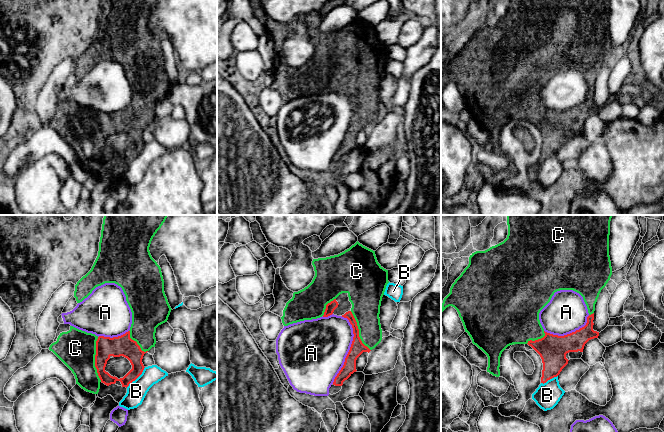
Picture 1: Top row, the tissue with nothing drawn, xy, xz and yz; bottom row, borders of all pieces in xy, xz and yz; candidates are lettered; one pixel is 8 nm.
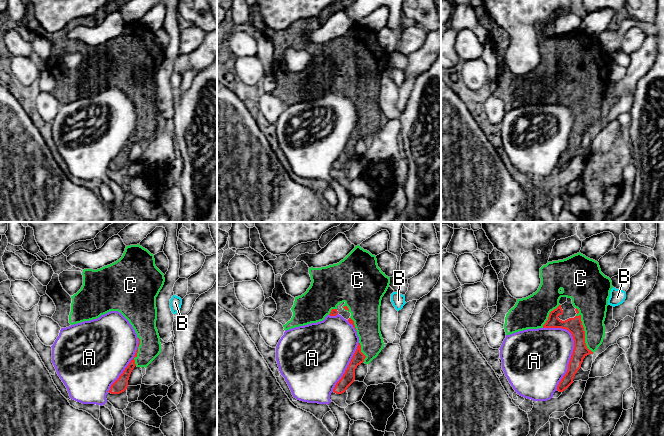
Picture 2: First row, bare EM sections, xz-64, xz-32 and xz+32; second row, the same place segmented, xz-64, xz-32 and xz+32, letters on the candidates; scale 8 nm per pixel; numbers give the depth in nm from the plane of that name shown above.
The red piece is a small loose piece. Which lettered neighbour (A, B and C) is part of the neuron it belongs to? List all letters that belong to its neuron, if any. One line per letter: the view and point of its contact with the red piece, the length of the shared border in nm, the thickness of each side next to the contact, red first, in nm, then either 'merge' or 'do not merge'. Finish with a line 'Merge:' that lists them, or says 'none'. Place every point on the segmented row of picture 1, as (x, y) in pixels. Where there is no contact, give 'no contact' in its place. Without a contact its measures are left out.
A: meets red in xz at (350, 349); contact 550 nm long; 110 nm thick on the red side, 460 nm on the other; do not merge
B: meets red in xy at (136, 378); contact 220 nm long; 160 nm thick on the red side, 160 nm on the other; do not merge
C: meets red in xy at (95, 359); contact 360 nm long; 160 nm thick on the red side, 300 nm on the other; merge
Merge: C

